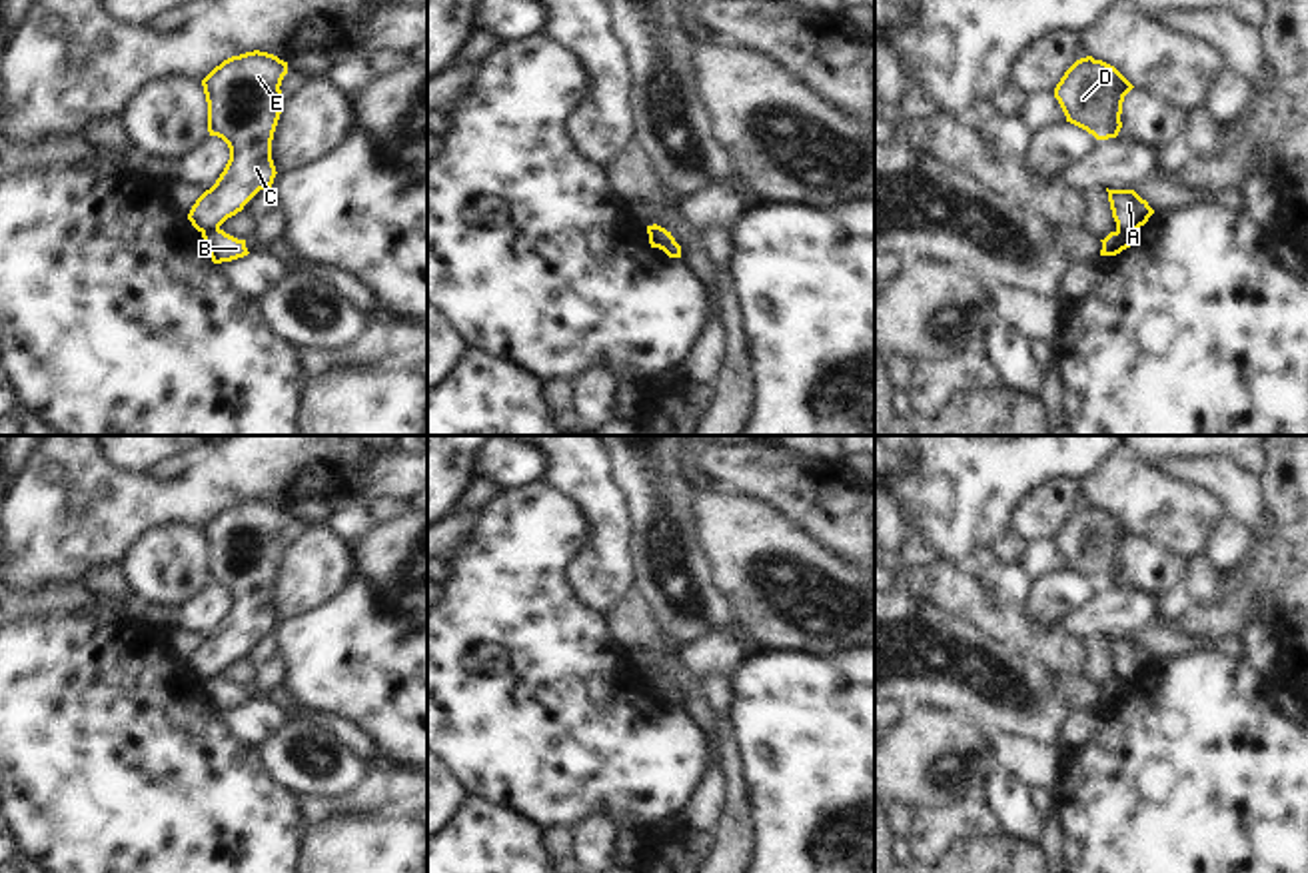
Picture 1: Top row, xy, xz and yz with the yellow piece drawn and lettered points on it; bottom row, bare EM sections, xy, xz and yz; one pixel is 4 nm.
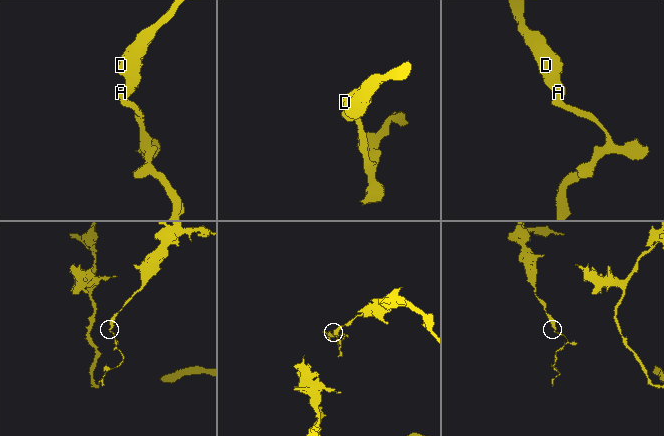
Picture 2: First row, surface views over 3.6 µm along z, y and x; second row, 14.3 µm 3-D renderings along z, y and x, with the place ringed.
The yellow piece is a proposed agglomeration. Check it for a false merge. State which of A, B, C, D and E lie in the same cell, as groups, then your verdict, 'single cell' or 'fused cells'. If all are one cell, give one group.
A C D E / B; fused cells

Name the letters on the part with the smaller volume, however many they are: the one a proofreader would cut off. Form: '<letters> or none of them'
B

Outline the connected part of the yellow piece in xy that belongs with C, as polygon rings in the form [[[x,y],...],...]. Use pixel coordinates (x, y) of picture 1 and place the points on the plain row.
[[[254,497],[224,507],[202,527],[208,549],[208,579],[228,591],[230,607],[216,631],[196,647],[188,661],[198,679],[218,677],[228,665],[242,659],[260,637],[272,635],[278,621],[272,607],[272,587],[284,557],[280,533],[286,521],[288,509]]]

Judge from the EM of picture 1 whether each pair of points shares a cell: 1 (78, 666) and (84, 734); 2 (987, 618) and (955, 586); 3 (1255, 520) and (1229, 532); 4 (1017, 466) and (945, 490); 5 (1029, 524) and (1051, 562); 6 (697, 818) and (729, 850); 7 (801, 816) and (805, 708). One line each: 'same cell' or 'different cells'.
1: same cell
2: same cell
3: different cells
4: same cell
5: different cells
6: different cells
7: same cell

